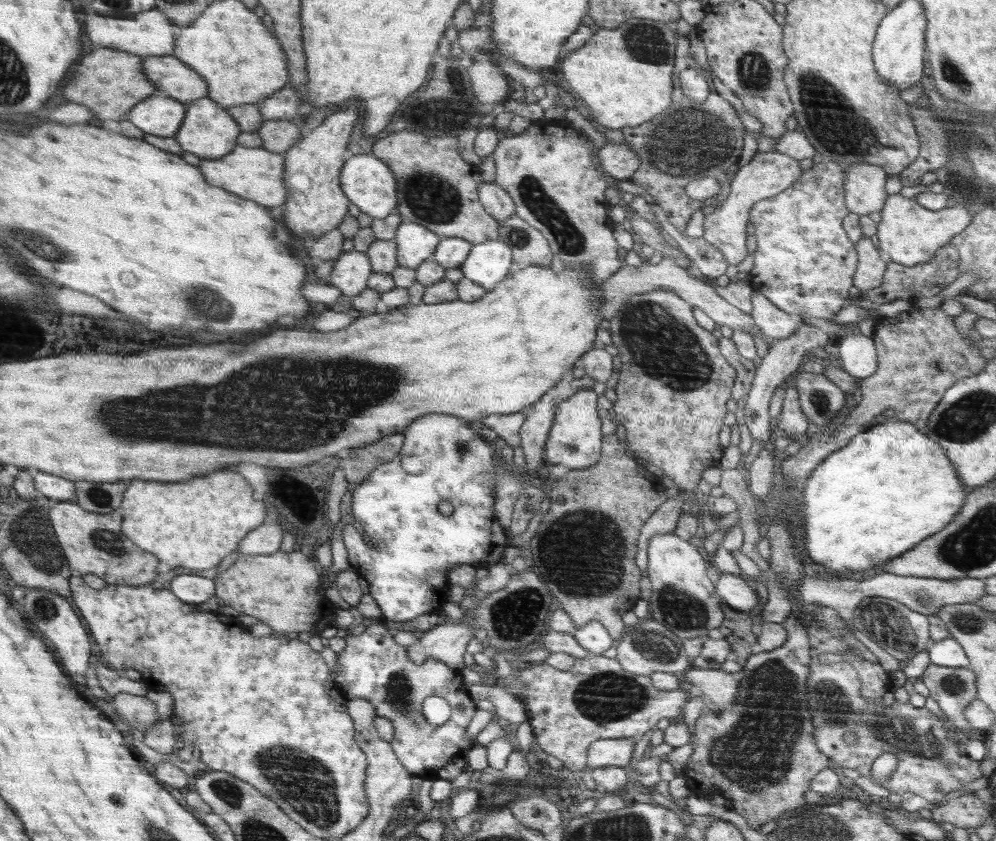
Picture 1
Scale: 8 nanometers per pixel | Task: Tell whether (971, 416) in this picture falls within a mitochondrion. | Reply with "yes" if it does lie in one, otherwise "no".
yes

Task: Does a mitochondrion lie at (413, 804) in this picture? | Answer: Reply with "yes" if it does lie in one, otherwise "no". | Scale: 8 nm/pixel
no

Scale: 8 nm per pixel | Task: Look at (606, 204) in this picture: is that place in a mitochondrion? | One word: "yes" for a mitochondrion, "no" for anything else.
no

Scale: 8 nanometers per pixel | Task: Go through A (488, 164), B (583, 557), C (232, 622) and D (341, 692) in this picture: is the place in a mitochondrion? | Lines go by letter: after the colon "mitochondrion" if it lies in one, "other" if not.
A: other
B: mitochondrion
C: other
D: other

